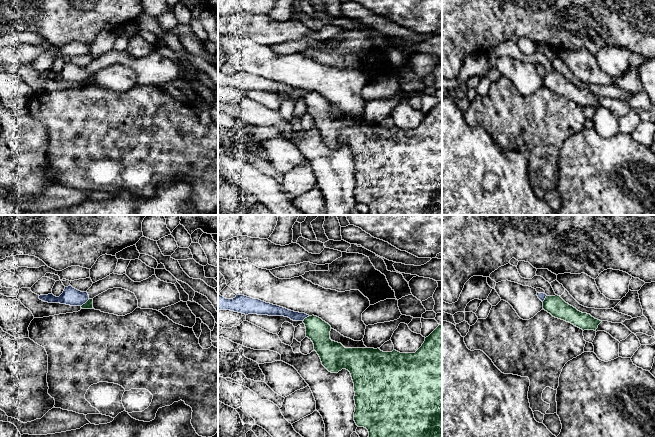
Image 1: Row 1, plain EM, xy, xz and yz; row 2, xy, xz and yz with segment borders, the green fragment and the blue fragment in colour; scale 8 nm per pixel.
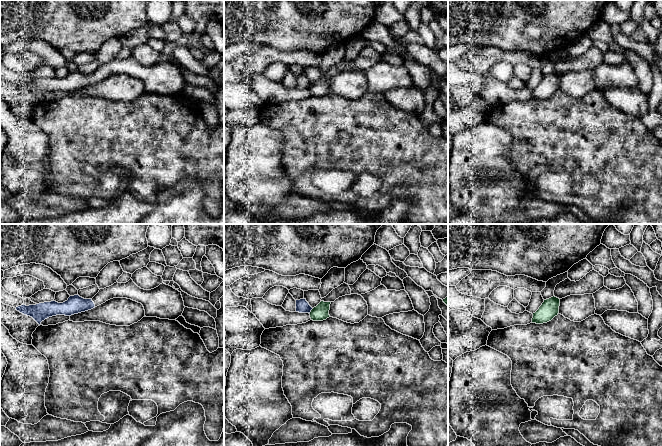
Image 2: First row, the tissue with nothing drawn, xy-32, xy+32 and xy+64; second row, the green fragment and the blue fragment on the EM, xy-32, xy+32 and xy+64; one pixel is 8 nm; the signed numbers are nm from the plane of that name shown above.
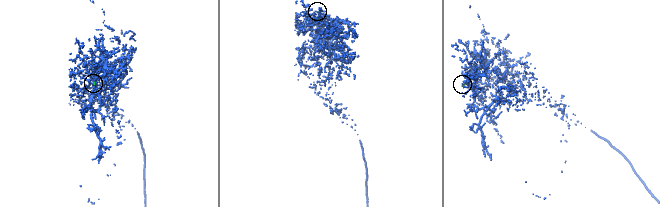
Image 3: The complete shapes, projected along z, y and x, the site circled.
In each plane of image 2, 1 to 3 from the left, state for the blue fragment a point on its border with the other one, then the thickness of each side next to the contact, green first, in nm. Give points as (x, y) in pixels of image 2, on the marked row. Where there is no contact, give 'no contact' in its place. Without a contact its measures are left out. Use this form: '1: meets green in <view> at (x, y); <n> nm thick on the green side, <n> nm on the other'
1: no contact
2: meets green in xy+32 at (311, 311); 130 nm thick on the green side, 110 nm on the other
3: no contact

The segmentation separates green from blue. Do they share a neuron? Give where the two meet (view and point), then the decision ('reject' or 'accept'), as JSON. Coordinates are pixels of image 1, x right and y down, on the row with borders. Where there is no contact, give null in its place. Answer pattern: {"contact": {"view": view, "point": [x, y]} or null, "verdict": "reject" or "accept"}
{"contact": {"view": "xy", "point": [86, 302]}, "verdict": "reject"}

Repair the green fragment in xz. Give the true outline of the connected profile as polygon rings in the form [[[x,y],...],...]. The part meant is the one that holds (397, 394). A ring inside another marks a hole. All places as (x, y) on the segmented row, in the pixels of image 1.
[[[317,316],[304,319],[306,337],[314,344],[322,365],[331,373],[342,369],[350,372],[354,383],[354,421],[364,427],[369,437],[442,437],[442,325],[439,325],[415,353],[396,350],[383,352],[379,348],[345,348],[330,339],[331,326]]]

